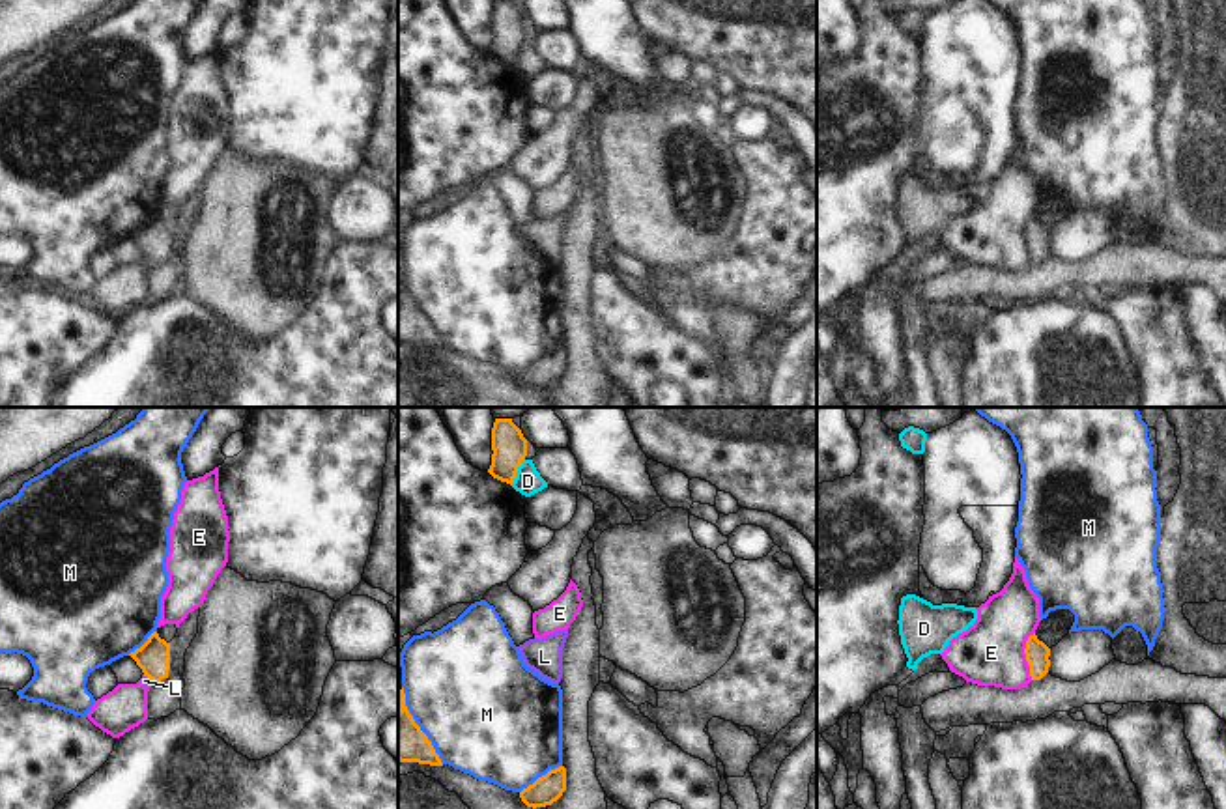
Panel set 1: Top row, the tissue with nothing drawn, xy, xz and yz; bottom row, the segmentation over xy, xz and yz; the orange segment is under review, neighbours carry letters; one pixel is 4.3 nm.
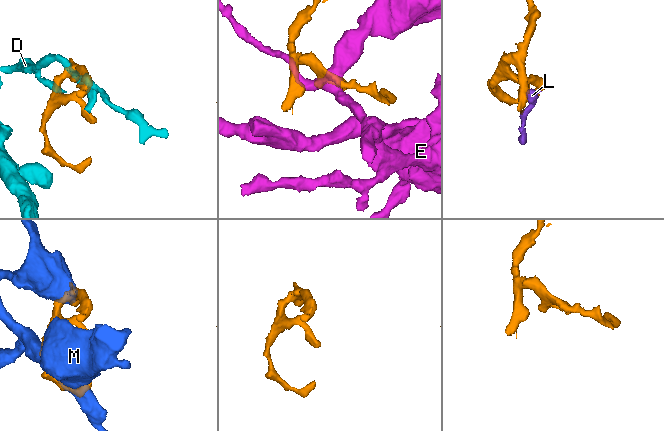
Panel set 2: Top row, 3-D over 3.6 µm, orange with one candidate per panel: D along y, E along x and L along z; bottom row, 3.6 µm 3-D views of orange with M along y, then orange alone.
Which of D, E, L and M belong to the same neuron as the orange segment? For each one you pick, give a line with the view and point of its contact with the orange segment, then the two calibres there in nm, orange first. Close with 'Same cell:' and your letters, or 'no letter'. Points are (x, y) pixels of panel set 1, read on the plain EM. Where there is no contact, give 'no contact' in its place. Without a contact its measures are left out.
L: contact xy (150, 260); calibres 140 and 40 nm
Same cell: L

